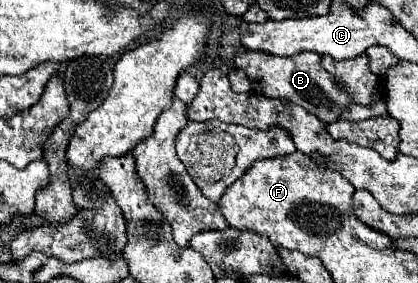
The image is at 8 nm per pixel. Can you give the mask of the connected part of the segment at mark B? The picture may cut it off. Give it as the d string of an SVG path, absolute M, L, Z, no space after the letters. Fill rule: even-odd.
M243 49L241 53L235 55L233 65L247 73L247 77L251 79L251 85L257 93L261 93L265 97L289 99L291 103L299 103L303 109L317 115L325 123L337 121L339 113L351 105L349 95L345 95L337 89L337 85L331 81L331 75L323 69L321 57L315 55L315 51L303 51L303 55L291 57L291 59L287 59L287 57L279 59L277 55L263 55L261 51Z

